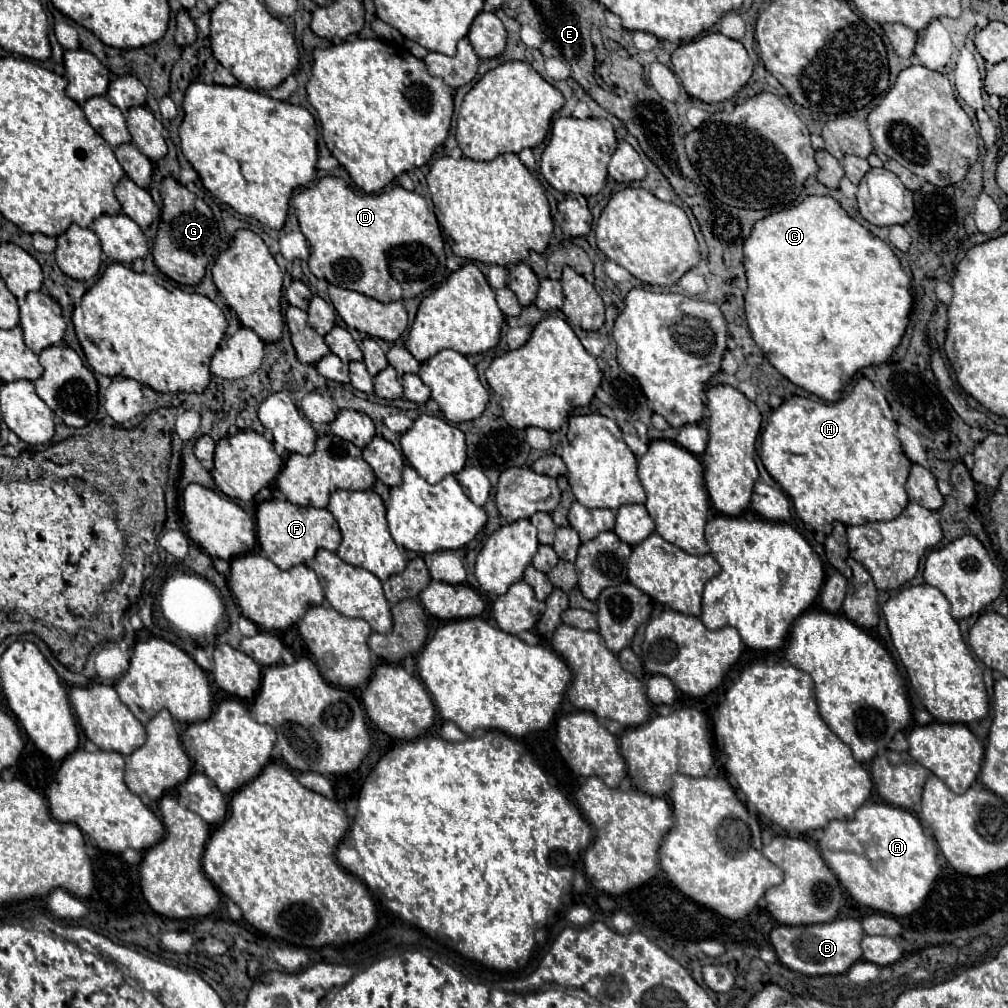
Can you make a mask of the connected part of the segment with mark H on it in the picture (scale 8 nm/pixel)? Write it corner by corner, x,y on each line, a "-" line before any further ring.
859,379
853,391
837,403
791,397
773,409
761,432
759,457
769,475
791,497
799,519
811,525
815,531
829,535
831,521
841,521
845,525
889,521
901,515
909,503
905,481
911,469
911,461
903,453
897,439
897,421
893,418
887,399
869,379

